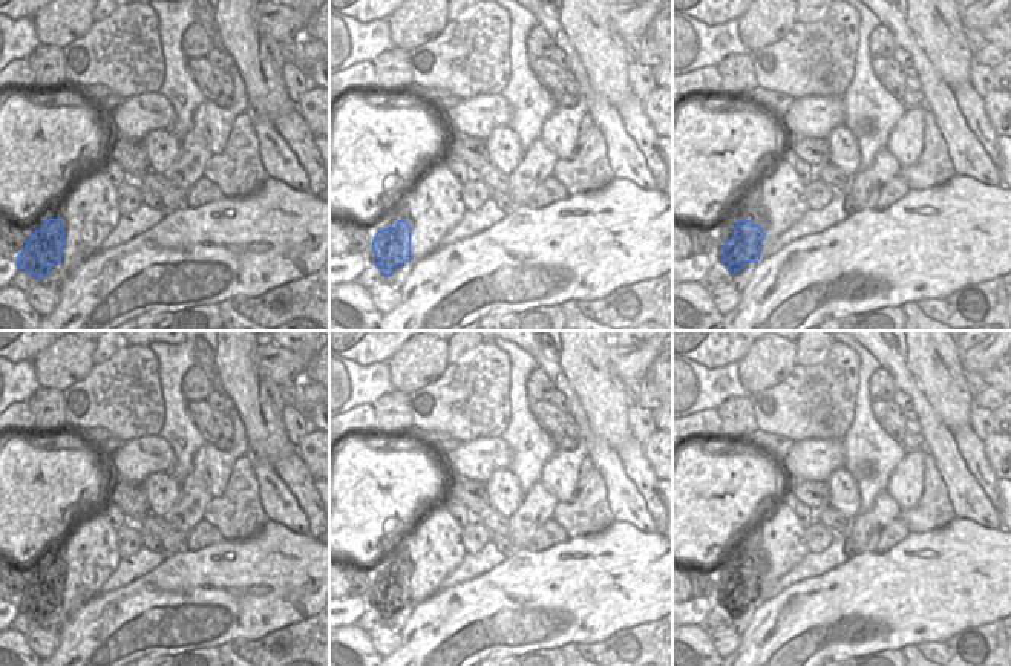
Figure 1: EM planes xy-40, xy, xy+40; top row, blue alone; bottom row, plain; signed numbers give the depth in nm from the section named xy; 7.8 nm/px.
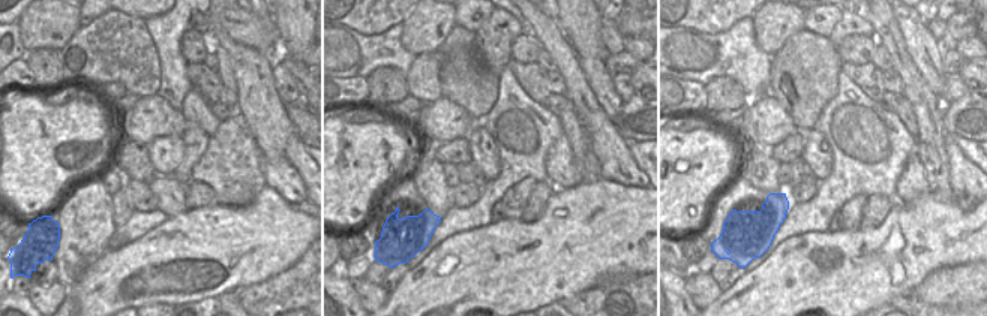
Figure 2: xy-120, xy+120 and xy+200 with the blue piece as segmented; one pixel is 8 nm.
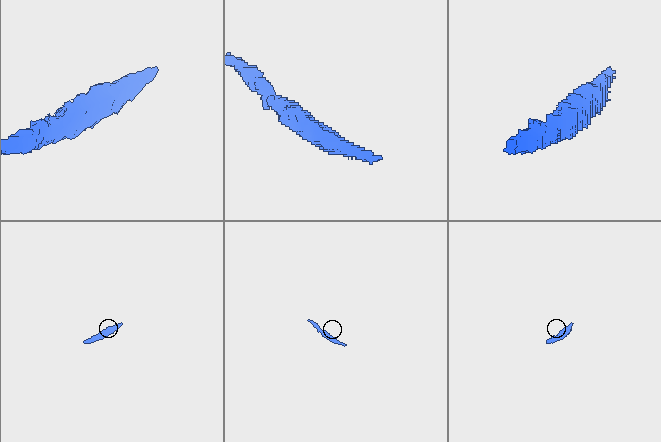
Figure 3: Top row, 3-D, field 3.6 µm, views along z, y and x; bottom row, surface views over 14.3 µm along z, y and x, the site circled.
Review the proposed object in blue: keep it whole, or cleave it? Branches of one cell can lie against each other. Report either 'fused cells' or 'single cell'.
single cell

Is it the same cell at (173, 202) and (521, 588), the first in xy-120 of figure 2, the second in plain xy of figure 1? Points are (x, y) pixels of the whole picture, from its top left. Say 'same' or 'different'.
different

